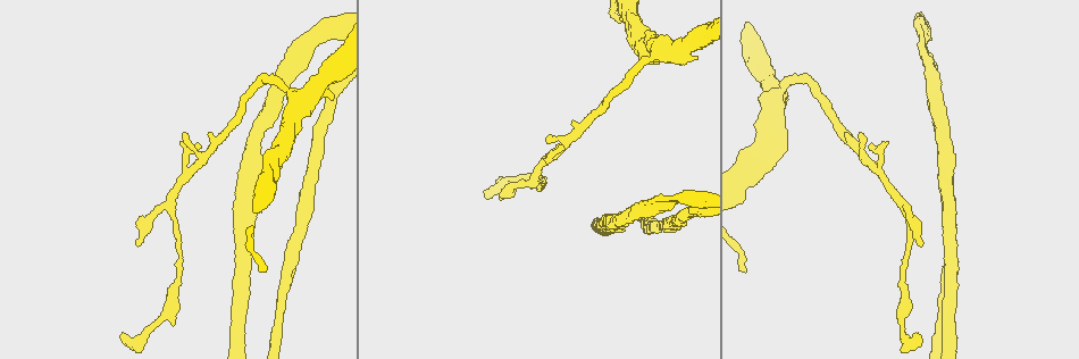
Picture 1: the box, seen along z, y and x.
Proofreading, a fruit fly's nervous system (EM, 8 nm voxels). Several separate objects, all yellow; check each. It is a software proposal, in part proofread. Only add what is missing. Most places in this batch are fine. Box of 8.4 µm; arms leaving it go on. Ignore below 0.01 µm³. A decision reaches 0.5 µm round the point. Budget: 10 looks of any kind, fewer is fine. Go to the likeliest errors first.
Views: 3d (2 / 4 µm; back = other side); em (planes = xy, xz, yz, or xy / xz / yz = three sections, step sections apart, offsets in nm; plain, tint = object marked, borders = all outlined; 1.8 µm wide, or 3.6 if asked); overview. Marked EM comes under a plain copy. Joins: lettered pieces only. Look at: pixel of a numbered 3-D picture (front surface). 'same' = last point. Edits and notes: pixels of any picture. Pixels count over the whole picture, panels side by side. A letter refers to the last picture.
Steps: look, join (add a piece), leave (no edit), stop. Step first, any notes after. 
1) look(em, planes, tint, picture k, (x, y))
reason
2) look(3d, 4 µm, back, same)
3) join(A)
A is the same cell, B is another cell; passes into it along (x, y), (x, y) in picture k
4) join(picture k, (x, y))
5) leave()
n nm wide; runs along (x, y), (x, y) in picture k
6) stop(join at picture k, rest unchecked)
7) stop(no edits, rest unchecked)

look(3d, 2 µm, back, picture 1, (151, 326))
a narrow waist

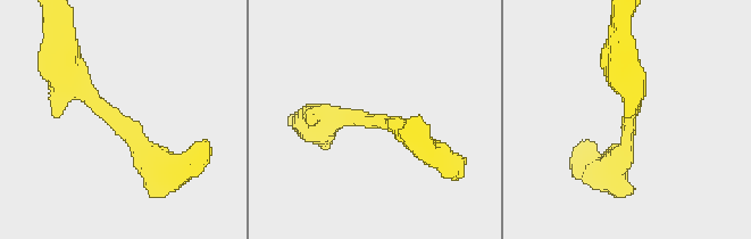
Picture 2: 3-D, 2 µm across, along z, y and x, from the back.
look(em, xy, step 4, tint, picture 2, (376, 117))
arms of 180, 240 nm

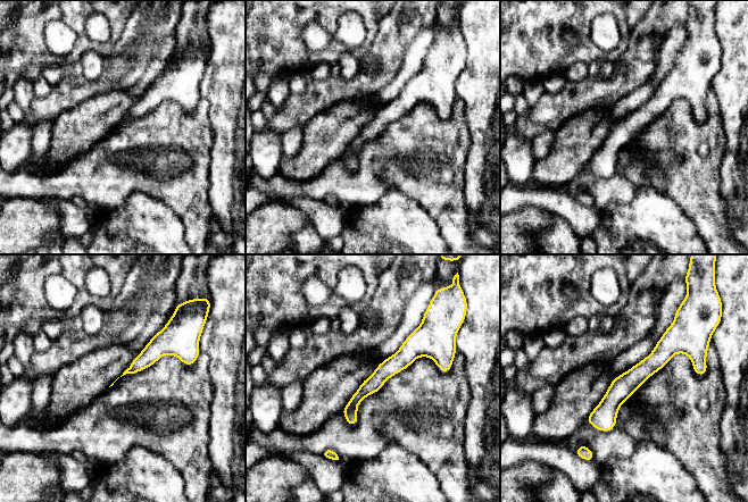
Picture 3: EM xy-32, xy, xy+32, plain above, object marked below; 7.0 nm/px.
look(em, planes, borders, same)

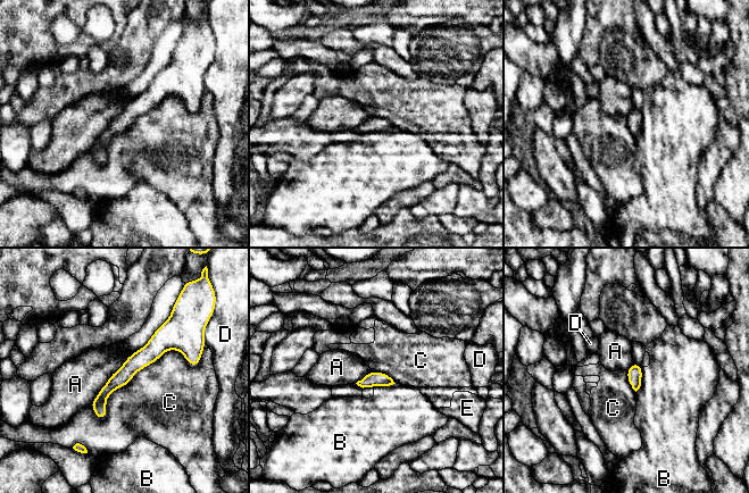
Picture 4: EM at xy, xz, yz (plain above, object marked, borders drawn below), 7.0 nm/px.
leave()
C touches over 750 nm; A, B, C, D and E are other cells; border along (172, 349), (117, 387), (96, 418) in picture 4; none of them fits

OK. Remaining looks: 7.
look(em, planes, borders, picture 1, (921, 246))
an open end

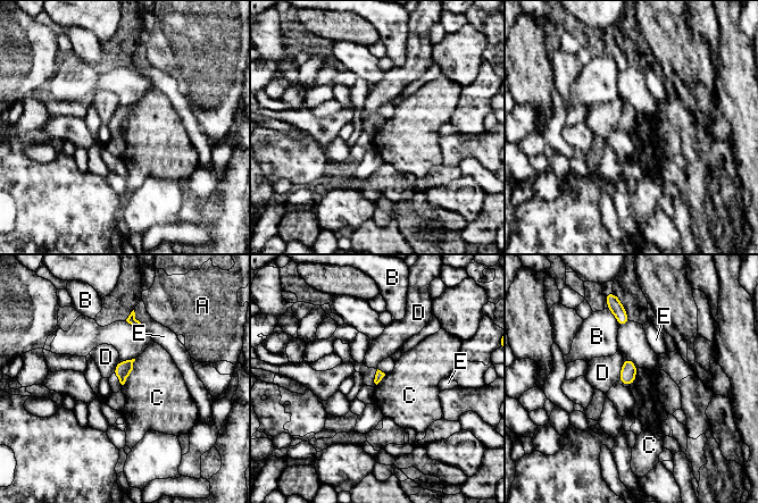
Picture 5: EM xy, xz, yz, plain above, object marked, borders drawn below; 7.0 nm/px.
leave()
A, B, C, D and E are other cells; border along (135, 359), (132, 372), (122, 385) in picture 5; no lettered piece goes on from it

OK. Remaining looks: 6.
look(3d, 2 µm, picture 1, (955, 211))
branch stops here

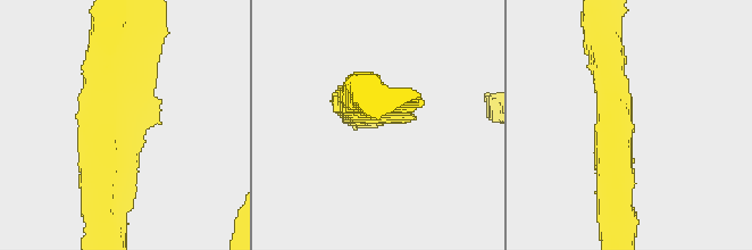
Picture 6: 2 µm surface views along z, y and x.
look(em, planes, tint, picture 6, (412, 119))
arms of 280, 280 nm; now the EM

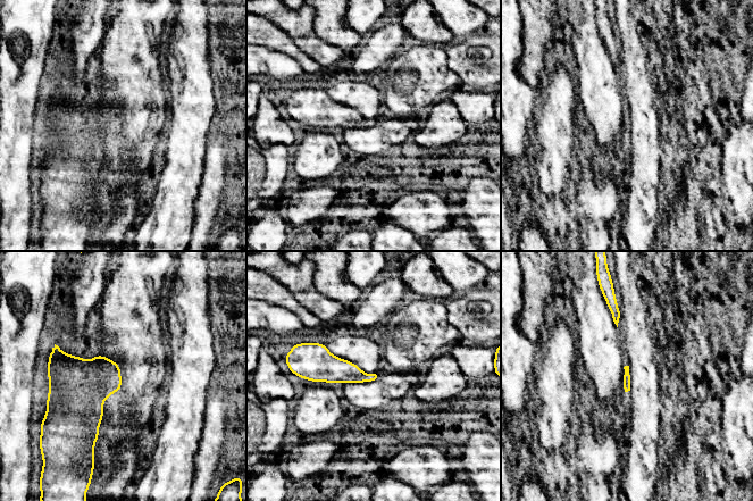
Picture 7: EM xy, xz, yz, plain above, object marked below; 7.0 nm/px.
look(em, planes, borders, same)
what lies round it

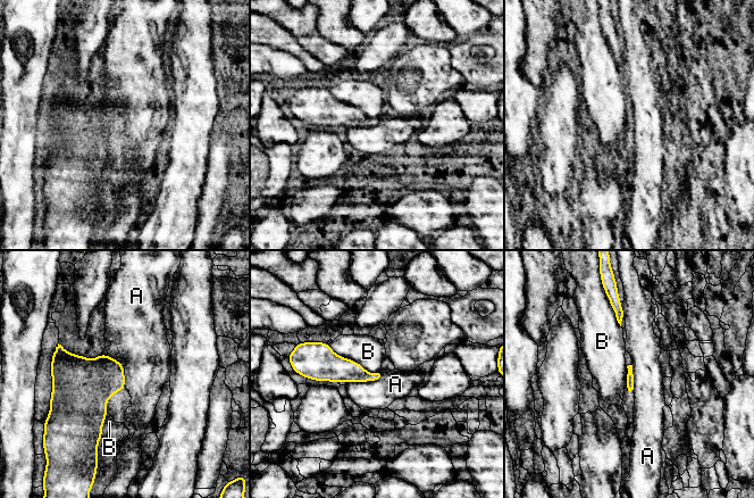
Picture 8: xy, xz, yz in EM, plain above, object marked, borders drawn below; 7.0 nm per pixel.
leave()
A and B are other cells; border along (380, 375), (346, 384) in picture 8; no lettered piece goes on from it

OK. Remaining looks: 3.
look(em, planes, borders, picture 1, (698, 59))
an open end

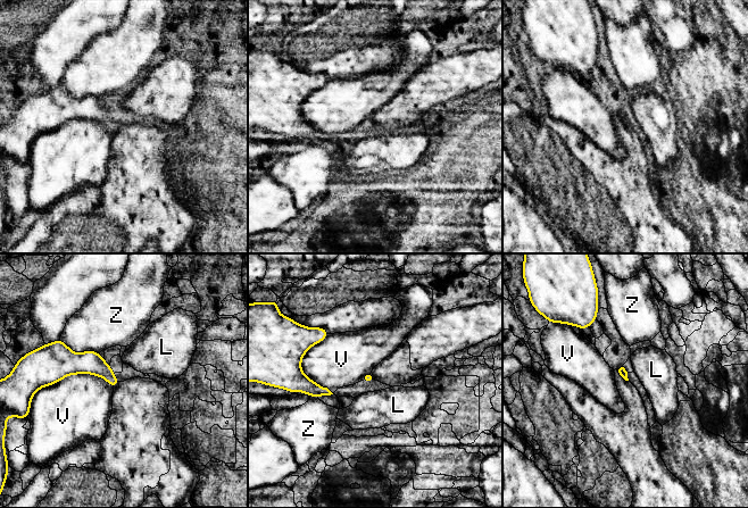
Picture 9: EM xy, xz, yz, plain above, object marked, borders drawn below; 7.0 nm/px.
leave()
L, V and Z are other cells; none of them fits

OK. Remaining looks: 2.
stop(no edits, rest unchecked)

